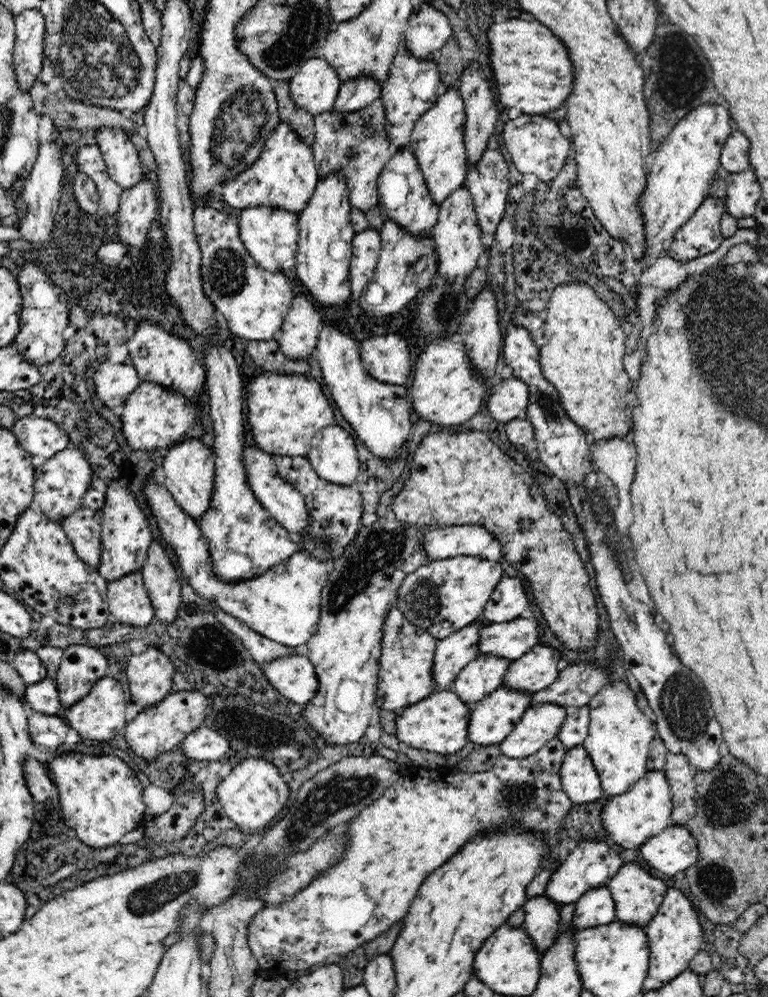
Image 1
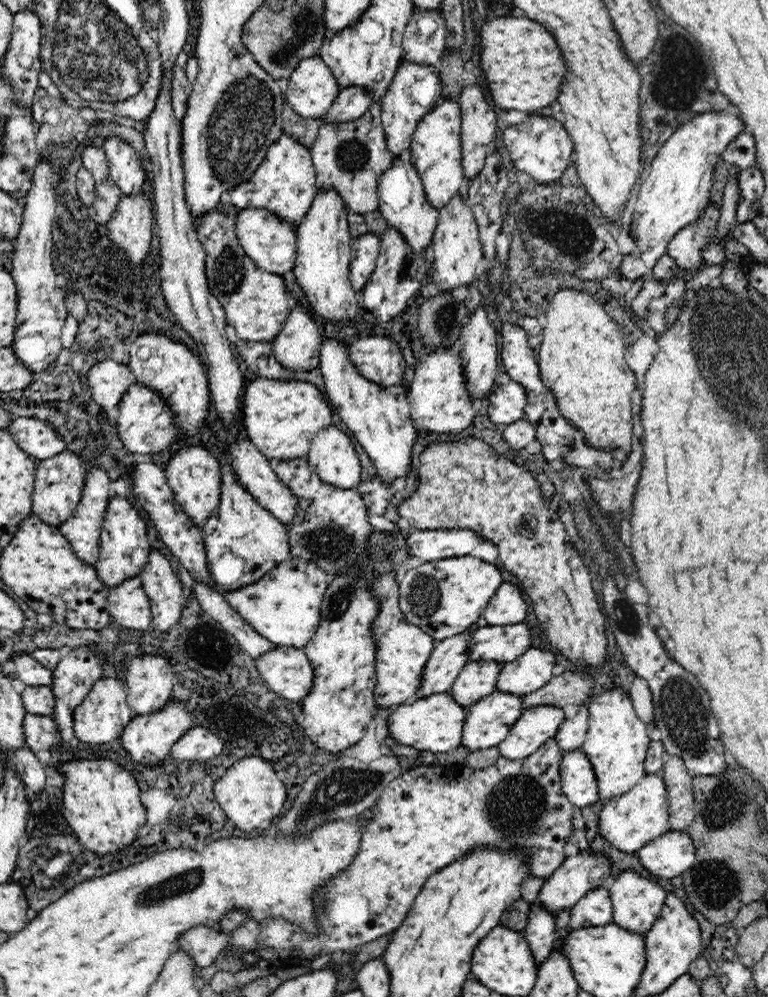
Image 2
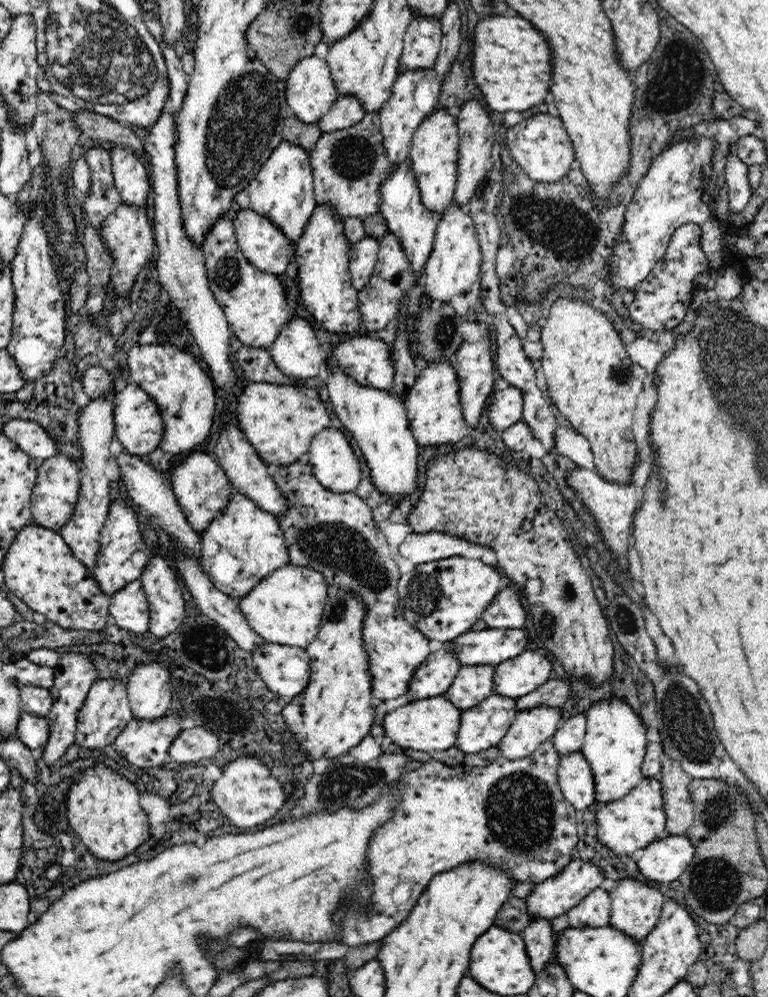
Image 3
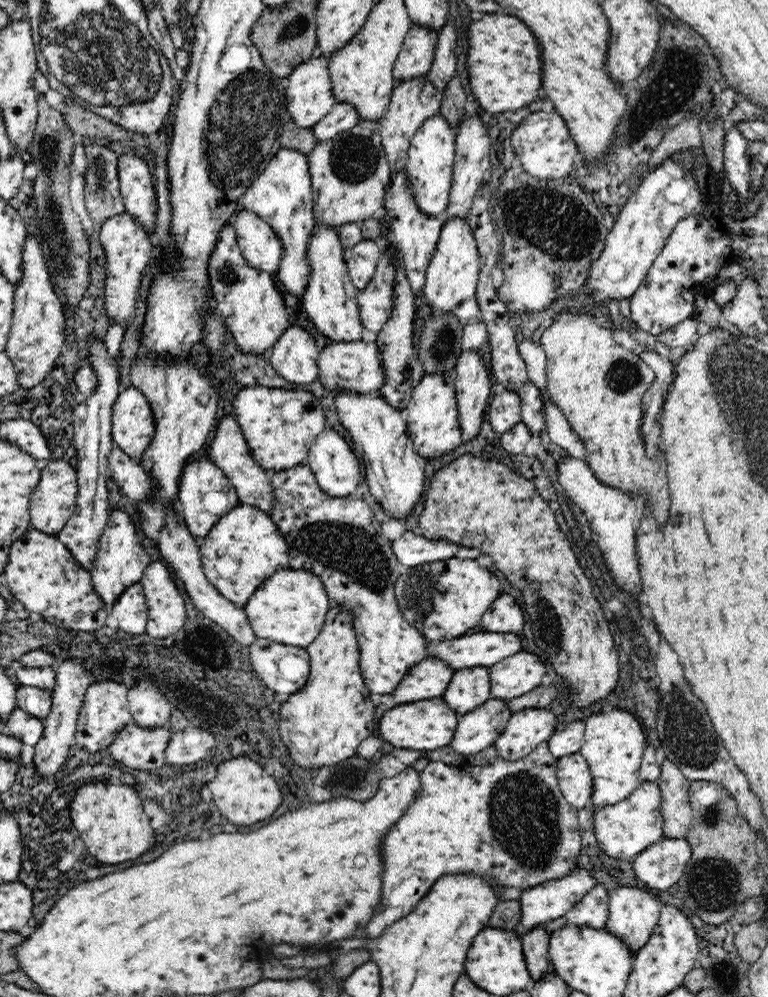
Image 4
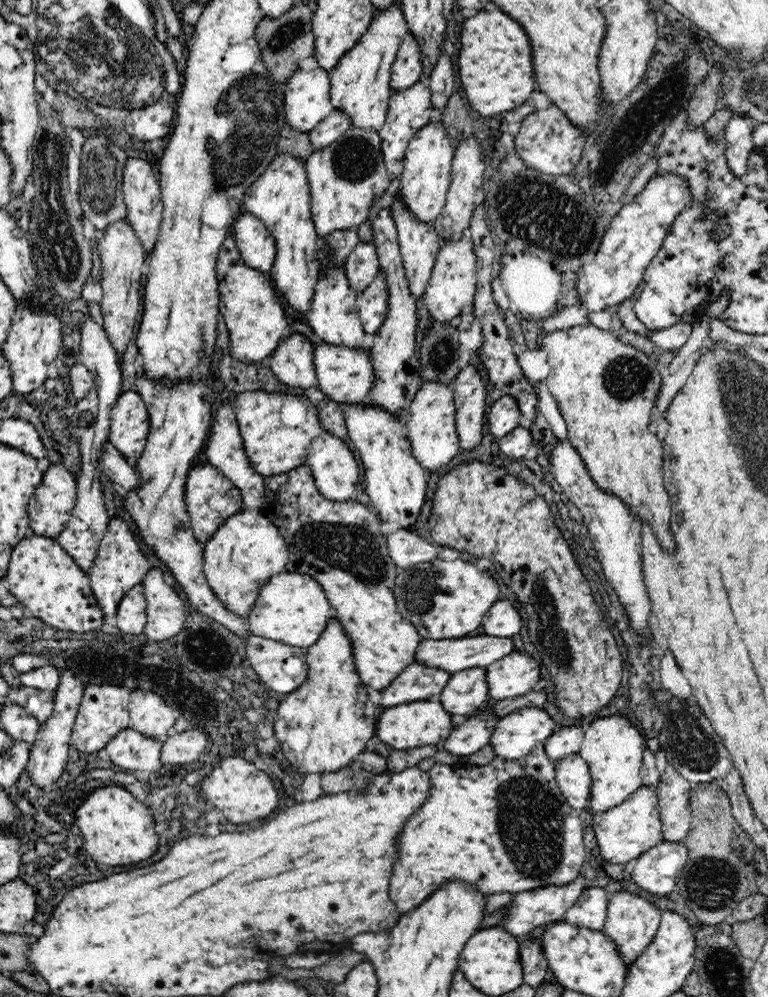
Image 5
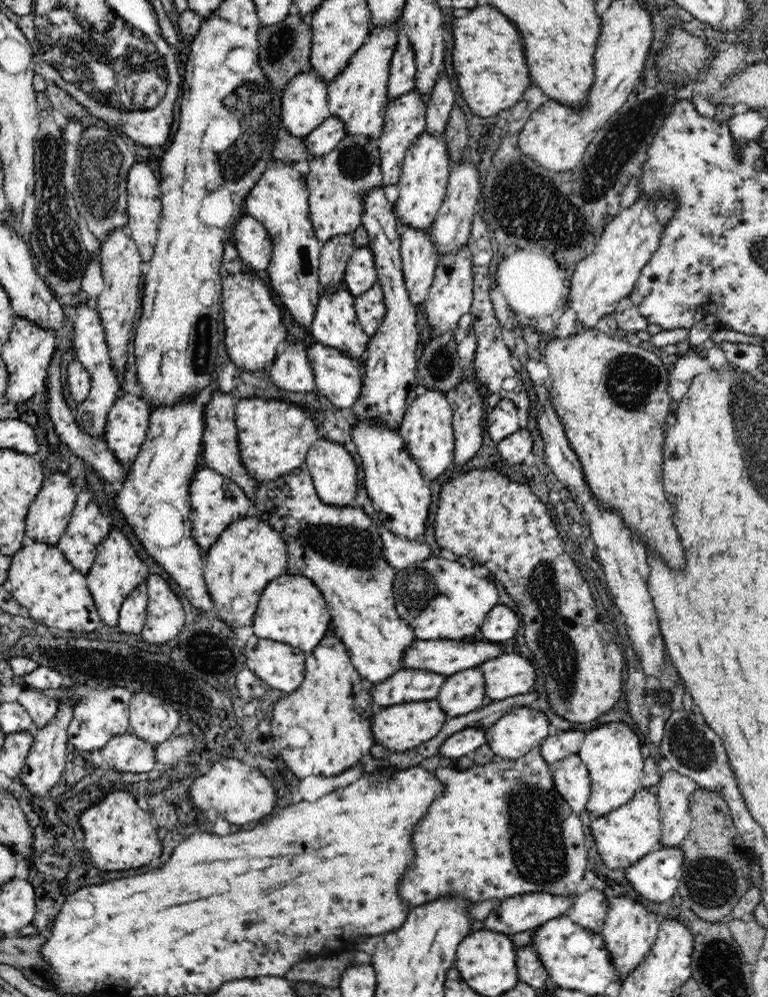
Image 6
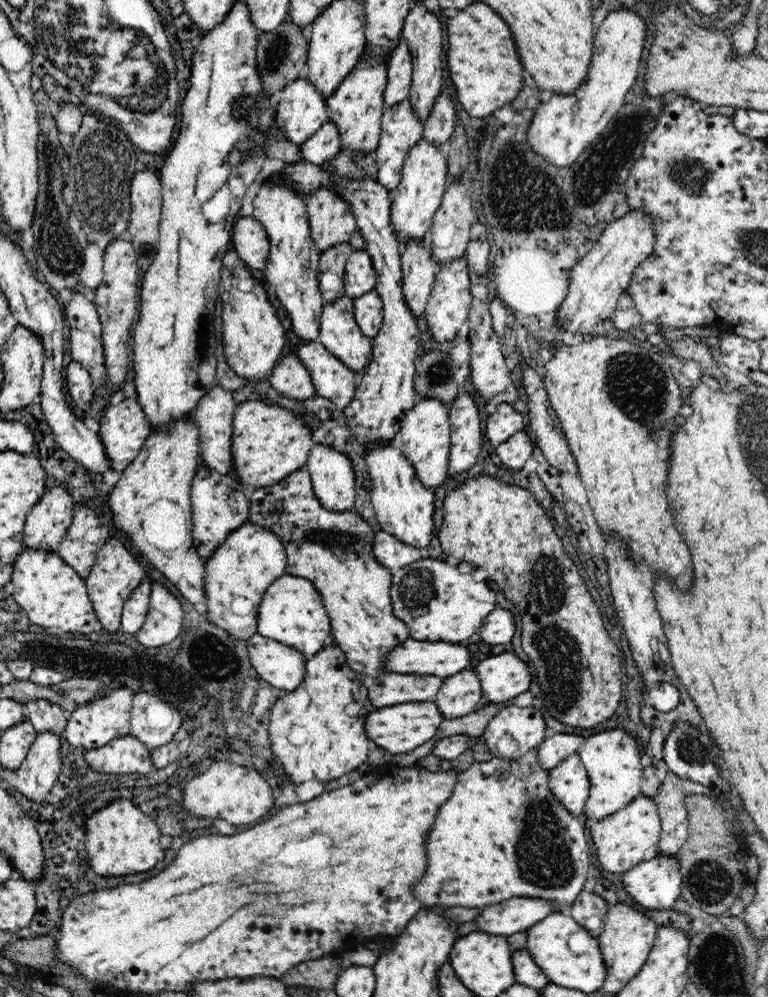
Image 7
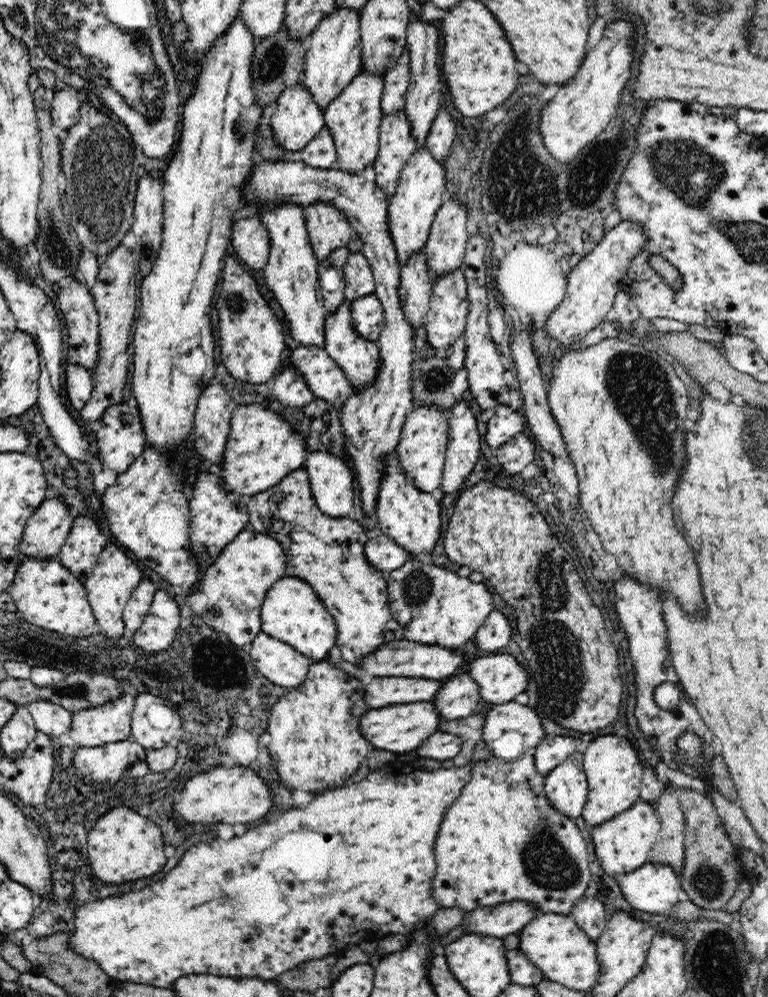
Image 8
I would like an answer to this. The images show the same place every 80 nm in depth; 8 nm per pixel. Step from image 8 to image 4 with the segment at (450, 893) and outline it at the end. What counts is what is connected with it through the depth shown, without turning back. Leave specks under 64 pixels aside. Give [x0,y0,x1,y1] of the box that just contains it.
[350,741,580,939]

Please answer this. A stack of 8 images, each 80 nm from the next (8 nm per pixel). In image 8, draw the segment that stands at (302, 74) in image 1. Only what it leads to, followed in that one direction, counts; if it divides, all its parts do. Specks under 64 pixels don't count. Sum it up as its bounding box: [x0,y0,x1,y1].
[271,81,326,157]

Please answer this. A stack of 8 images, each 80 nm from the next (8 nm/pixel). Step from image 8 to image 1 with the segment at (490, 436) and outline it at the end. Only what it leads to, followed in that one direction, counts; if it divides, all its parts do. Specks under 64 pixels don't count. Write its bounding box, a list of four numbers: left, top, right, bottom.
[487,376,529,423]

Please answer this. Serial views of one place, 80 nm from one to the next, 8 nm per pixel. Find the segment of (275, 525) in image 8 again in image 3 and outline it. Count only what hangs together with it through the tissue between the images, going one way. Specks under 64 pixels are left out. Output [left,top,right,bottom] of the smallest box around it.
[269,459,430,704]

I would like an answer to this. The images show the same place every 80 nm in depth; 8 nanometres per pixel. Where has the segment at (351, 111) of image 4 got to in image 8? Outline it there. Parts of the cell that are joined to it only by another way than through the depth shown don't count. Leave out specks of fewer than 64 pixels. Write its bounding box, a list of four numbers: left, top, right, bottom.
[297,125,336,169]

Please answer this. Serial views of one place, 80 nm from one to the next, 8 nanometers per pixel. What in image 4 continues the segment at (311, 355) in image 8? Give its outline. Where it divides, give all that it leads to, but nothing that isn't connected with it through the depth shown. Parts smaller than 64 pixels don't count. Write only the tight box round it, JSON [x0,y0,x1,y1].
[318,340,387,394]

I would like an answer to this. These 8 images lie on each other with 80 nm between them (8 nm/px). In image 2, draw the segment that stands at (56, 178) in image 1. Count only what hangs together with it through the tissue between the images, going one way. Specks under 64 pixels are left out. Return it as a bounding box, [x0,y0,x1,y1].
[11,160,69,374]

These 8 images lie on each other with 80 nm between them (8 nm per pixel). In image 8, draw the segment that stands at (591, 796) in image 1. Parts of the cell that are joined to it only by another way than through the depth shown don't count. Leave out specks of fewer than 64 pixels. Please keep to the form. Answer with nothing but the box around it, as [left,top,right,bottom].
[545,751,589,818]

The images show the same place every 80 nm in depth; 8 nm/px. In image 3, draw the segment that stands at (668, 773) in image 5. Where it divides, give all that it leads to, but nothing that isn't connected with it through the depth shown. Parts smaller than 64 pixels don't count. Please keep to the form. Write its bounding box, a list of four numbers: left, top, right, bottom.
[658,756,695,835]

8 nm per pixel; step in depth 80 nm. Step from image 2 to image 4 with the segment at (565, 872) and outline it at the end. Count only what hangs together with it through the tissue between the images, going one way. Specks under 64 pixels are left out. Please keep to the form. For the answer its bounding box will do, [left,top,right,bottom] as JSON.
[517,864,598,932]

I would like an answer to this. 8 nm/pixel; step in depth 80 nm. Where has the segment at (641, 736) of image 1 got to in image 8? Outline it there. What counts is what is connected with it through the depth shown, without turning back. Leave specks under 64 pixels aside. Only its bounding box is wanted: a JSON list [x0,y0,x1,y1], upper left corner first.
[581,736,645,826]

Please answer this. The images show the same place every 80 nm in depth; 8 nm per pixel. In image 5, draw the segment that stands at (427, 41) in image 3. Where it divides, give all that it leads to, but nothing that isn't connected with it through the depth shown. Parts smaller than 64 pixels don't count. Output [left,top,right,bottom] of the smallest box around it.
[391,34,424,92]

